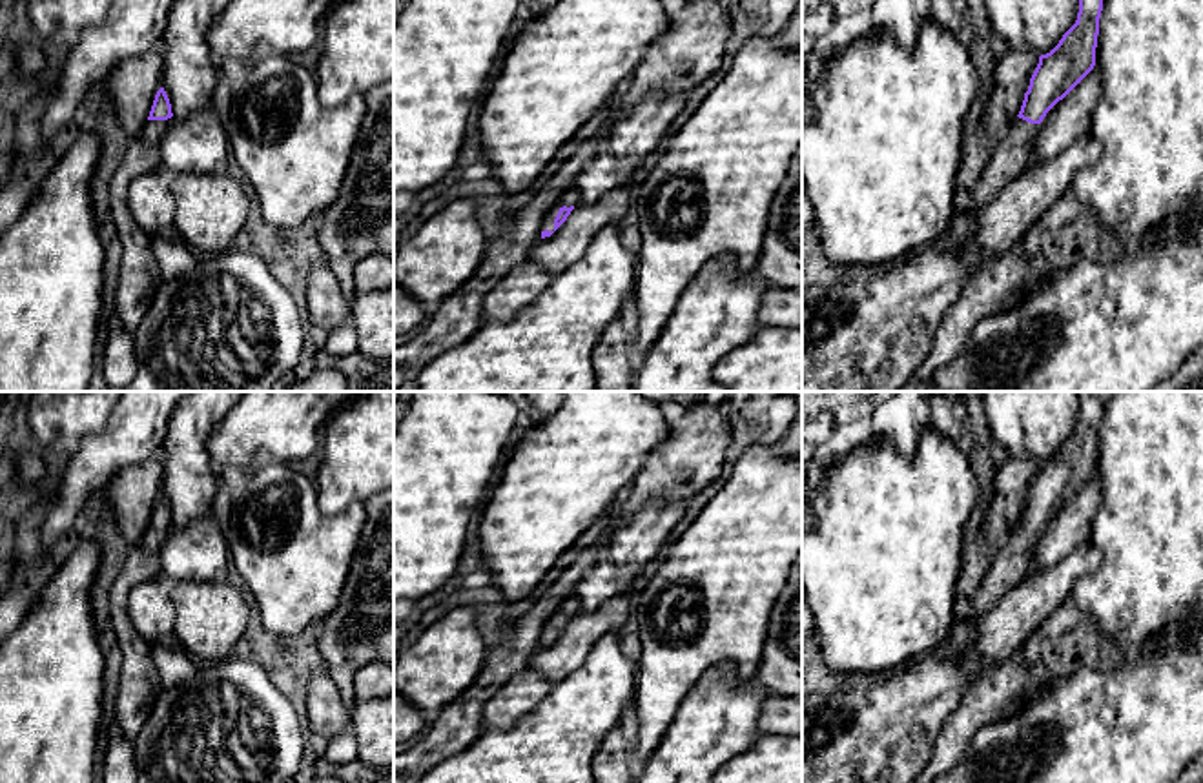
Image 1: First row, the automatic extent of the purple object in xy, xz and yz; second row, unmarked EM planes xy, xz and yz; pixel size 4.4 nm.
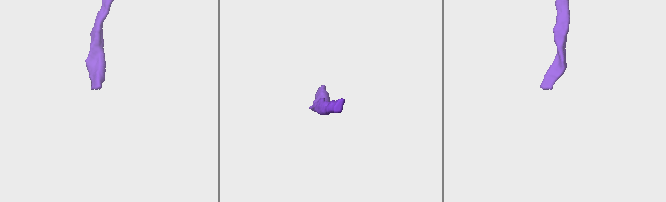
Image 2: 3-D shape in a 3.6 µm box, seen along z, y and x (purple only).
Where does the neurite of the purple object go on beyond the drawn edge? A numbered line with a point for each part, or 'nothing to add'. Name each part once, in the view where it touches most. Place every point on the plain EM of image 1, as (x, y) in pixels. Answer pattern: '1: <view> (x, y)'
1: xz (571, 605)

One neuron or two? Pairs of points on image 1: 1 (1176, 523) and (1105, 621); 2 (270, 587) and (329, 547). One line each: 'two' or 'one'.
1: one
2: one

